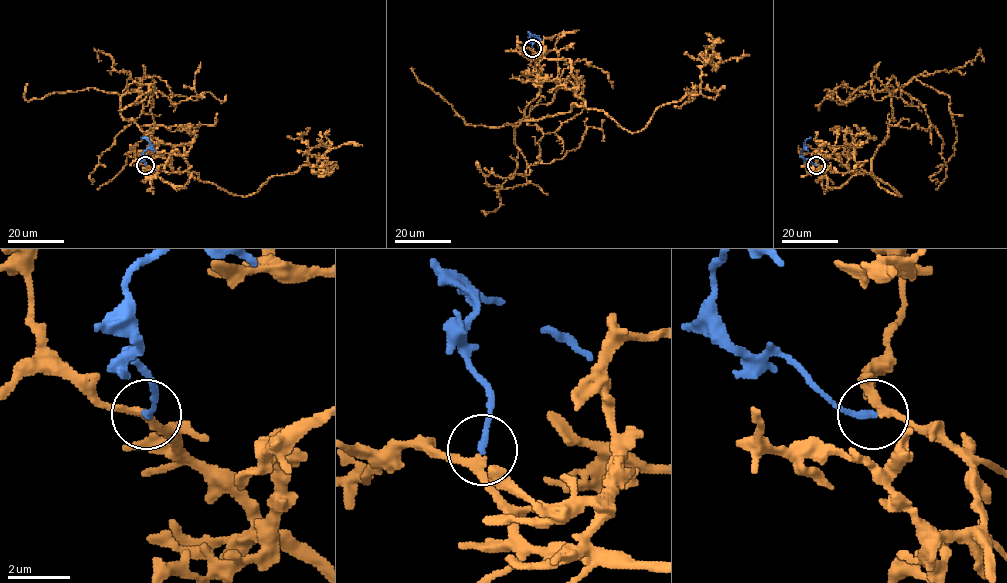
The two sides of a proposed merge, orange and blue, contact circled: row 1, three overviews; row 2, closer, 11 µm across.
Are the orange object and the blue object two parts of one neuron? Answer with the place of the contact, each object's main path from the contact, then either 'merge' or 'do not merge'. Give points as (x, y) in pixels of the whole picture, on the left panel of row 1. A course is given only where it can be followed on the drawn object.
at (145, 165); orange runs (145, 164), (184, 188), (198, 175), (182, 145), (124, 120), (121, 96), (143, 77), (157, 125), (217, 113); blue runs (145, 164), (143, 152), (150, 143), (141, 137); merge

